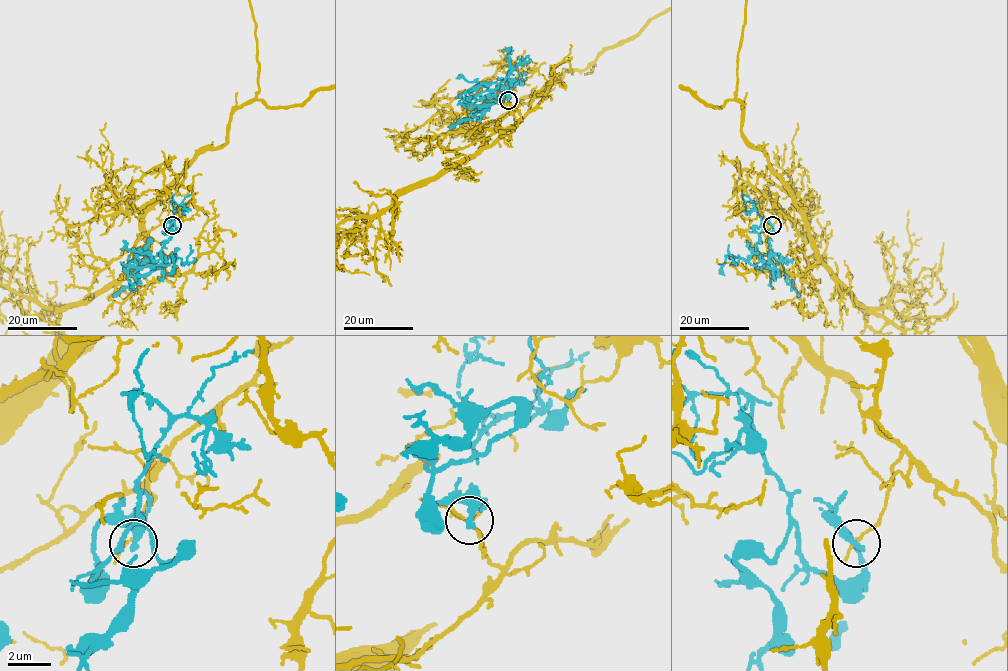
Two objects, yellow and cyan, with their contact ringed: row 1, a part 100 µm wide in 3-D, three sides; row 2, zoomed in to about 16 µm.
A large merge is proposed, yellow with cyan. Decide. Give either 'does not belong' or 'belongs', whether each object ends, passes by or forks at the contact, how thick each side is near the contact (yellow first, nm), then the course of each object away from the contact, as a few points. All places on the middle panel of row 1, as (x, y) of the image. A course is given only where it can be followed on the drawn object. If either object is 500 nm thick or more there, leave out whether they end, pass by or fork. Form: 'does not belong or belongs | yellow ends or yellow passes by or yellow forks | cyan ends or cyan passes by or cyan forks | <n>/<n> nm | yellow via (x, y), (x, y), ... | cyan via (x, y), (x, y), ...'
does not belong | yellow passes by | cyan ends | 110/360 nm | cyan via (508, 100), (502, 101), (501, 95), (515, 80), (496, 86), (489, 96), (498, 101), (499, 97), (449, 128)

